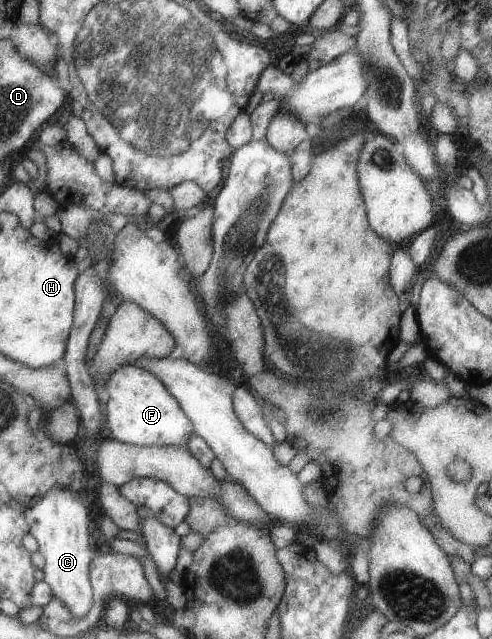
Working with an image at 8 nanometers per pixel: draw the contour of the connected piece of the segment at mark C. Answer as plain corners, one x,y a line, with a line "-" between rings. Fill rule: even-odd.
55,489
26,514
31,522
32,533
41,544
39,552
44,556
46,565
45,581
52,585
55,598
64,601
74,616
86,618
95,608
96,594
92,572
92,518
90,510
82,504
77,491

